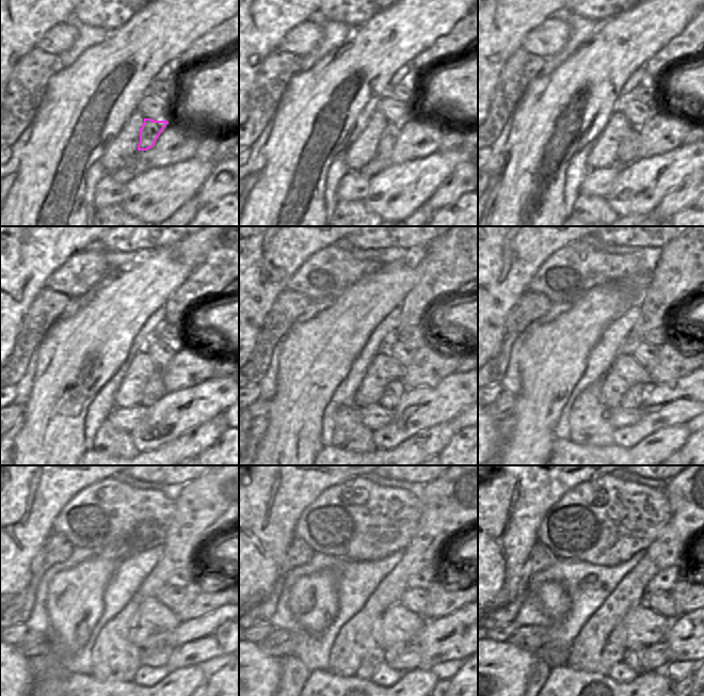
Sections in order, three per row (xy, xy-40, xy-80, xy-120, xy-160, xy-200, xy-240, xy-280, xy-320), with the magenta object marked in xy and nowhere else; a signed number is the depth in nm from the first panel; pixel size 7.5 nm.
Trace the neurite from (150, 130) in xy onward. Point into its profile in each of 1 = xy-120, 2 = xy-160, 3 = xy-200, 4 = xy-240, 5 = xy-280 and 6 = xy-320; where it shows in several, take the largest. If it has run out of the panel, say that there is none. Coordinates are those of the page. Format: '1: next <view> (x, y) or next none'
1: next xy-120 (155, 389)
2: next xy-160 (394, 391)
3: next xy-200 (634, 398)
4: next xy-240 (159, 639)
5: next xy-280 (390, 653)
6: next xy-320 (633, 658)

